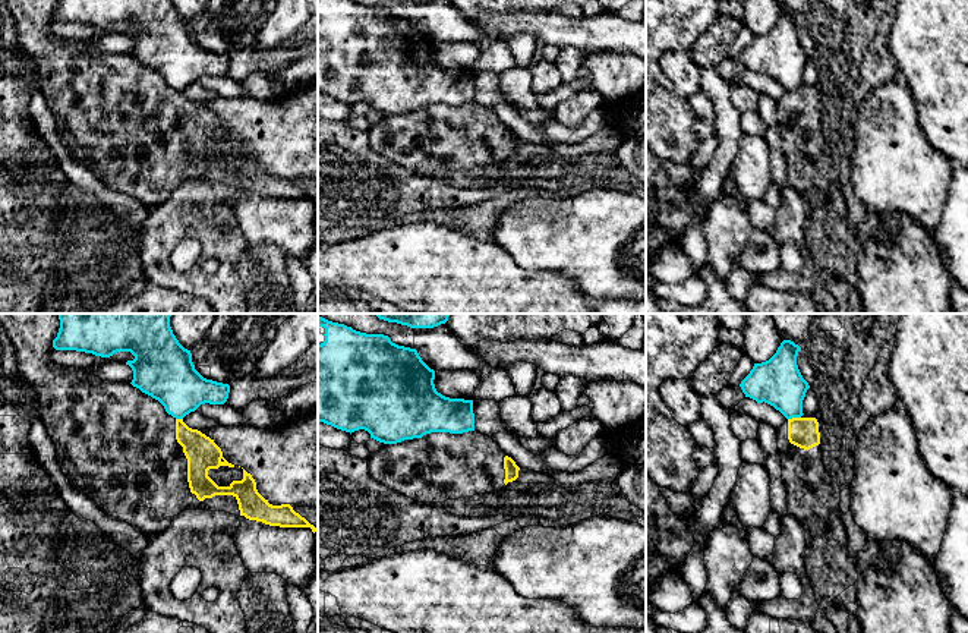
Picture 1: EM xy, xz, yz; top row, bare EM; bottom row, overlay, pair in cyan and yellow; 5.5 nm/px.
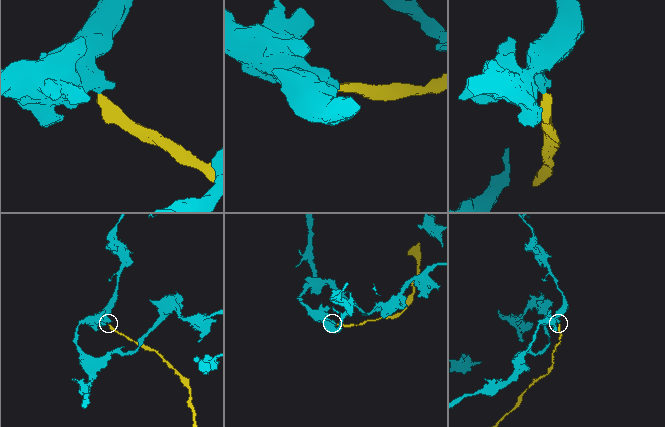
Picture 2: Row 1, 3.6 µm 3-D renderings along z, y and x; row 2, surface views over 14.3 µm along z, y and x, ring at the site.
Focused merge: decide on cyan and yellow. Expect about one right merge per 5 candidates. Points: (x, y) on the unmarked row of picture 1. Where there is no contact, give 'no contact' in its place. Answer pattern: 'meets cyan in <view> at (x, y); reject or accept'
meets cyan in yz at (794, 88); reject

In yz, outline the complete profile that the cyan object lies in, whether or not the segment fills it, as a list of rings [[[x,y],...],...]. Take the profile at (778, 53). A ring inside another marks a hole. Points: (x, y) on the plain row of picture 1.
[[[783,12],[769,32],[754,35],[740,56],[745,69],[773,78],[786,91],[801,89],[803,72],[810,57],[797,37],[800,22],[794,13]]]

